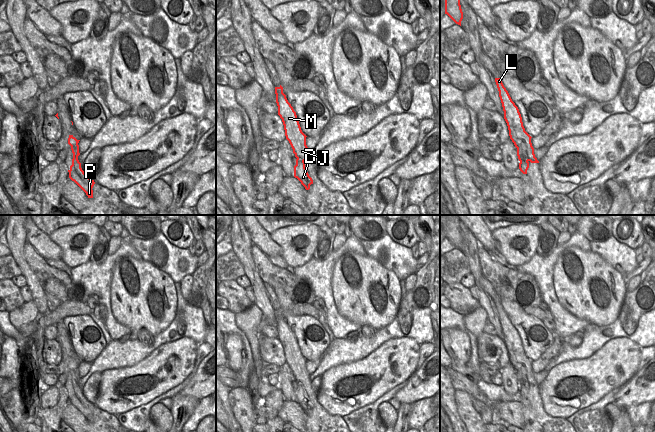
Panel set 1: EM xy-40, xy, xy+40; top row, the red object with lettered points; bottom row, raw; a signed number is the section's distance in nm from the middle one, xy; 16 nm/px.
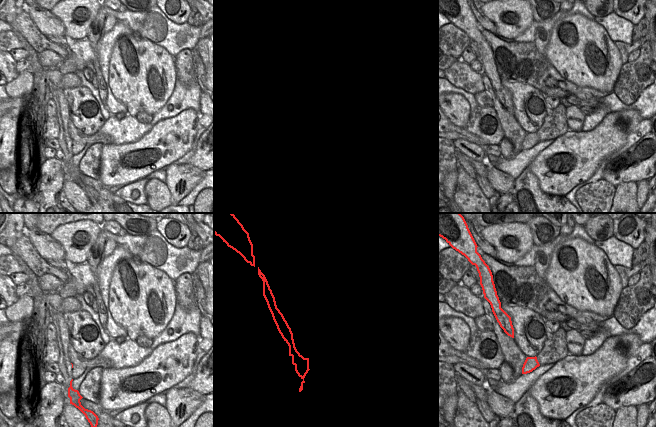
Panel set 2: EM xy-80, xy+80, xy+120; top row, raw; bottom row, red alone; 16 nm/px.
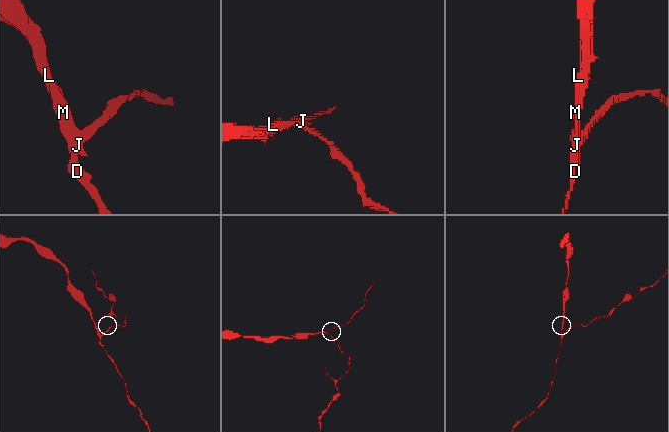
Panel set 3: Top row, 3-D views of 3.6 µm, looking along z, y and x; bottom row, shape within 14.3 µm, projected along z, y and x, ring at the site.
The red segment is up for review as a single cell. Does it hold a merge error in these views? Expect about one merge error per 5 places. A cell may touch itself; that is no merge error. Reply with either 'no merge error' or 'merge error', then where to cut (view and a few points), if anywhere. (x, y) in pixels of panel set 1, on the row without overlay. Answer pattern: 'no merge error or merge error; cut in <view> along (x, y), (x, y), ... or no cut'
merge error; cut in xy+40 along (518, 380), (525, 381), (528, 384)

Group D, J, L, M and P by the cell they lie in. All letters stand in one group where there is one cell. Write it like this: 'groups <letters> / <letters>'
groups D P / J L M

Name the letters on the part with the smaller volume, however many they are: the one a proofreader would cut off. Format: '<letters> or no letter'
D, P.

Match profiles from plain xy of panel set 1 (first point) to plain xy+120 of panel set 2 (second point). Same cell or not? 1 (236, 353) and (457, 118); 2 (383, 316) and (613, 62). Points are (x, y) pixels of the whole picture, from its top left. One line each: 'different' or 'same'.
1: same
2: same

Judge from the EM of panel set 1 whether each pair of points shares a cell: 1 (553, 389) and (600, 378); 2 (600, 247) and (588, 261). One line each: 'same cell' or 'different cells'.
1: same cell
2: different cells

